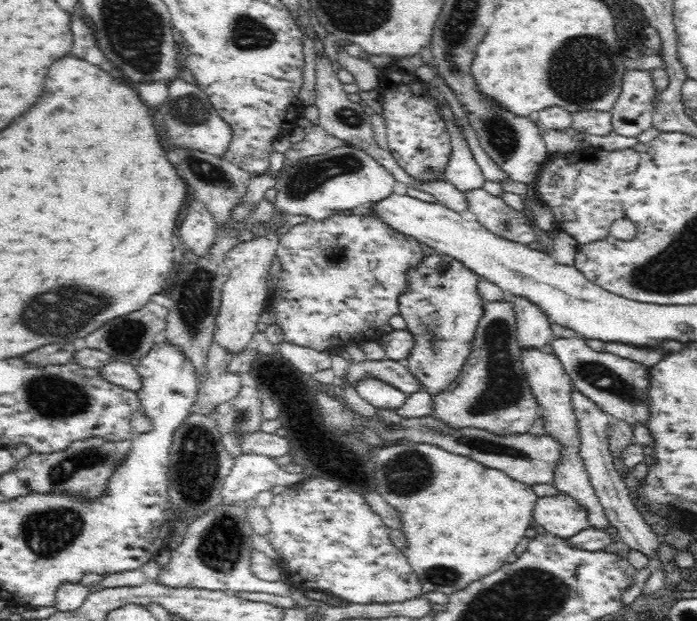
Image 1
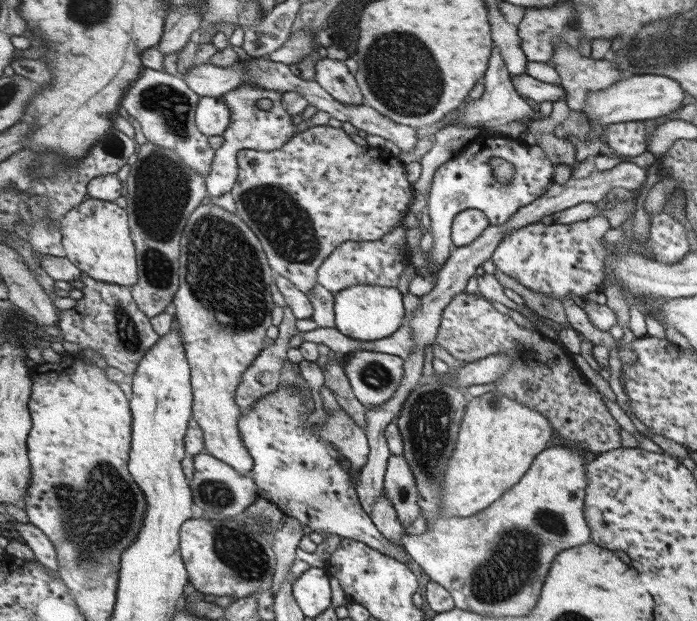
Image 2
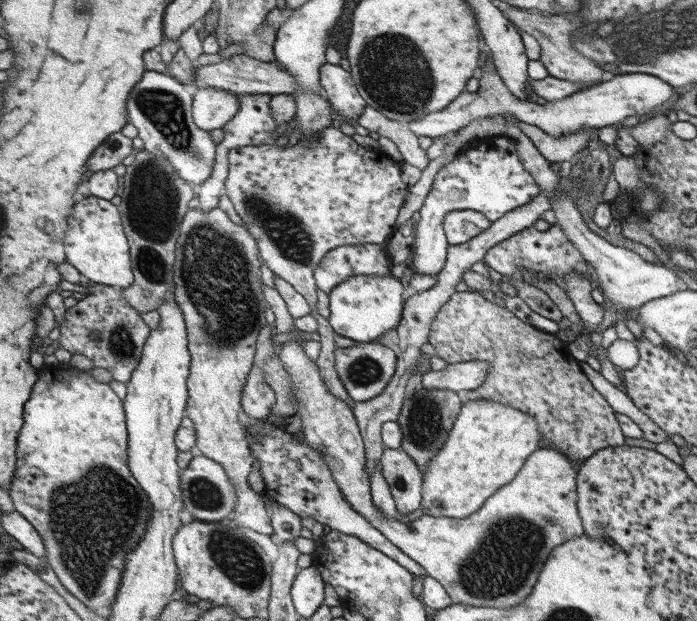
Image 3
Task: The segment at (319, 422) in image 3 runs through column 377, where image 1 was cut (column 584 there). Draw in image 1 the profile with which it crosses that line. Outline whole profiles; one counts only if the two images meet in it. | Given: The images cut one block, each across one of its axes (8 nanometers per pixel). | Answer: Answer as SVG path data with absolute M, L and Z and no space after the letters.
M562 491L553 496L538 497L534 501L533 519L538 522L542 528L545 528L546 531L552 533L552 535L562 538L573 537L574 533L591 526L589 524L586 507L578 503L578 499L566 496L566 493L562 493Z

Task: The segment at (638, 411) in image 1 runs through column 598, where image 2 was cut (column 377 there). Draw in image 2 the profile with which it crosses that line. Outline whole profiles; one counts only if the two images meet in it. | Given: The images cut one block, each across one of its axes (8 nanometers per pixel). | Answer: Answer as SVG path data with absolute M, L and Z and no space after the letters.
M366 350L346 354L344 359L353 393L367 409L384 404L396 394L404 376L402 357Z

